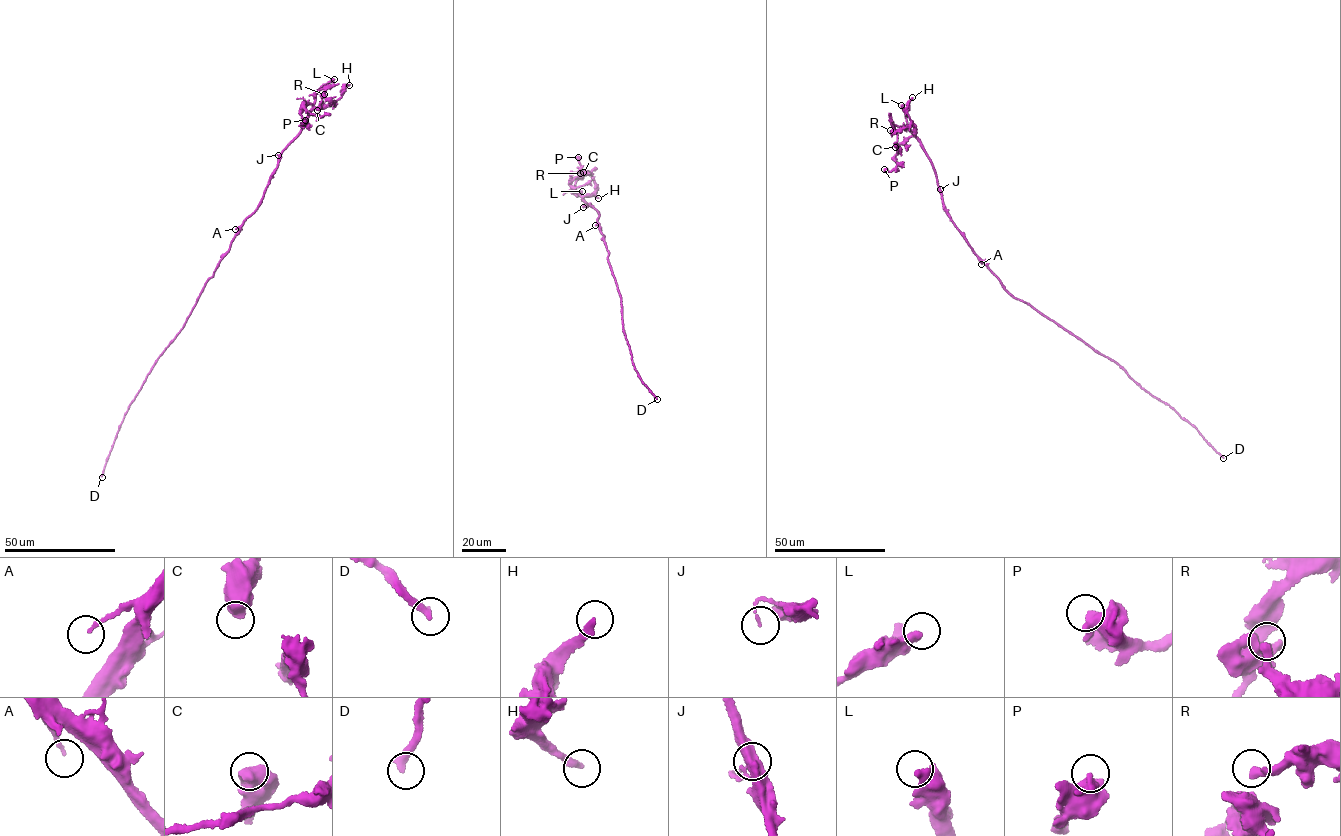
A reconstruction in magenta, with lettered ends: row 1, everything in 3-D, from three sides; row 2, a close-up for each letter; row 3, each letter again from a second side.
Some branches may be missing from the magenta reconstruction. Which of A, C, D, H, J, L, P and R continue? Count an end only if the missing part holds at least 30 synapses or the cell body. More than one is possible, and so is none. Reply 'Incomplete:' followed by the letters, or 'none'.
Incomplete: D

